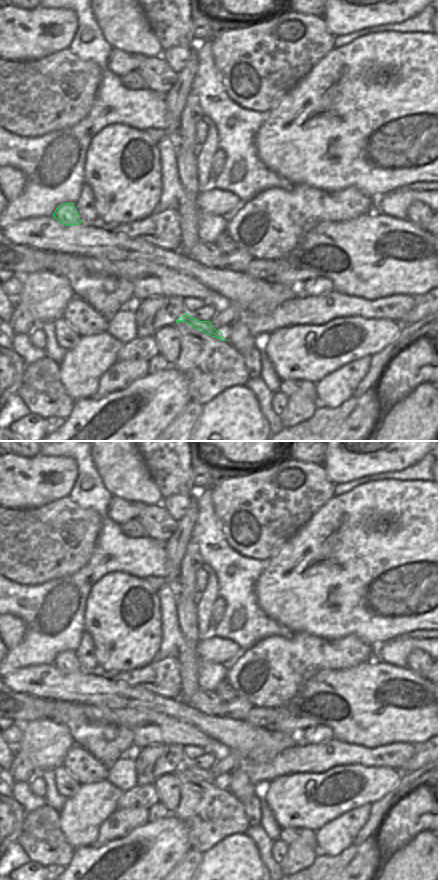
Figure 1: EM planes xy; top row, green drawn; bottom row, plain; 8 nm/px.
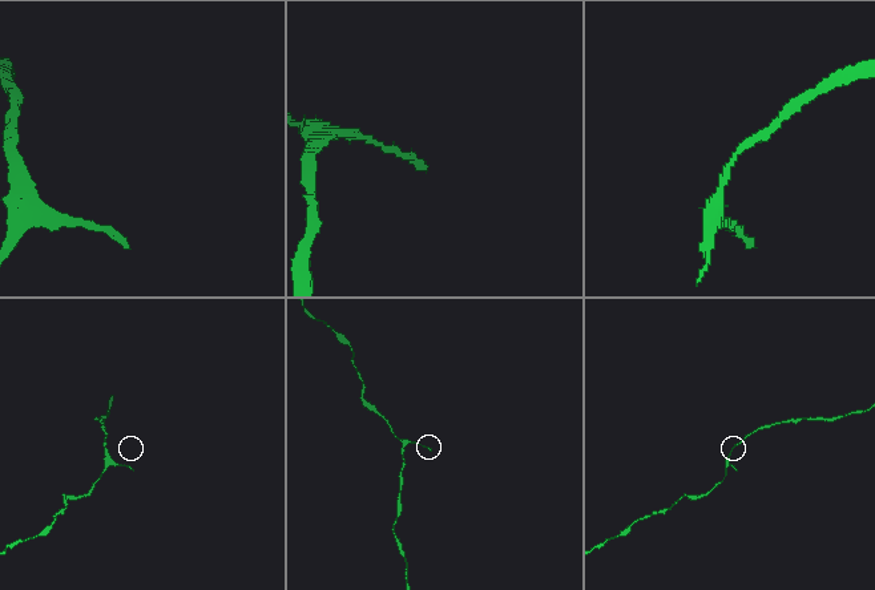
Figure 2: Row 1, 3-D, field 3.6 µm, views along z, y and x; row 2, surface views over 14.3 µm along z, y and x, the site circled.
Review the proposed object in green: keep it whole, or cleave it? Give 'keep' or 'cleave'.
keep

